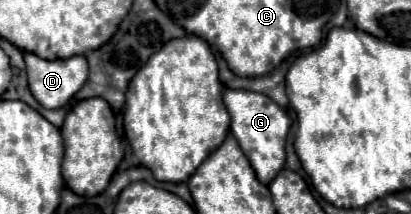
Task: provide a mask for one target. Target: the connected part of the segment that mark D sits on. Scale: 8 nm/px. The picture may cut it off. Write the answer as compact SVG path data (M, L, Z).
M25 53L29 89L45 109L59 109L87 81L87 59L73 55L69 59L47 61L35 53Z

